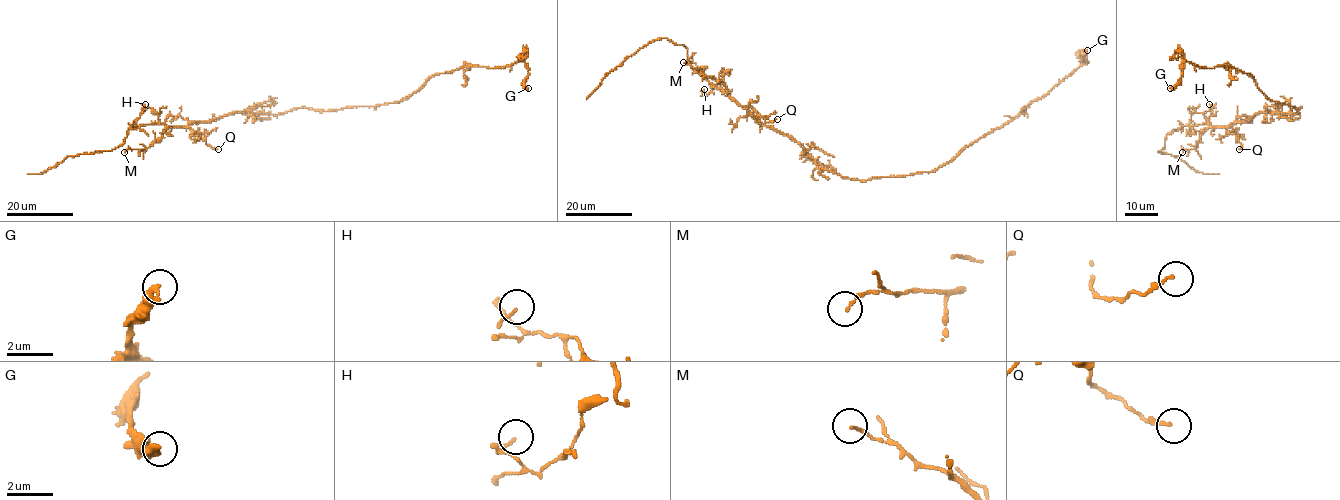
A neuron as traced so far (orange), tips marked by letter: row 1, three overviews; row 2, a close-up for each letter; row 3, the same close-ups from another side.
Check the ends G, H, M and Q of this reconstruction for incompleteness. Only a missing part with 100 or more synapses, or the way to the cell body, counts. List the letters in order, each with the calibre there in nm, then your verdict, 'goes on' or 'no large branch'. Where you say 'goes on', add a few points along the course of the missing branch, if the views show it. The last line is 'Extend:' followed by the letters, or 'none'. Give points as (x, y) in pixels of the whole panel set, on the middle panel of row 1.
G: calibre 320 nm; no large branch
H: calibre 120 nm; no large branch
M: calibre 130 nm; no large branch
Q: calibre 130 nm; no large branch
Extend: none

